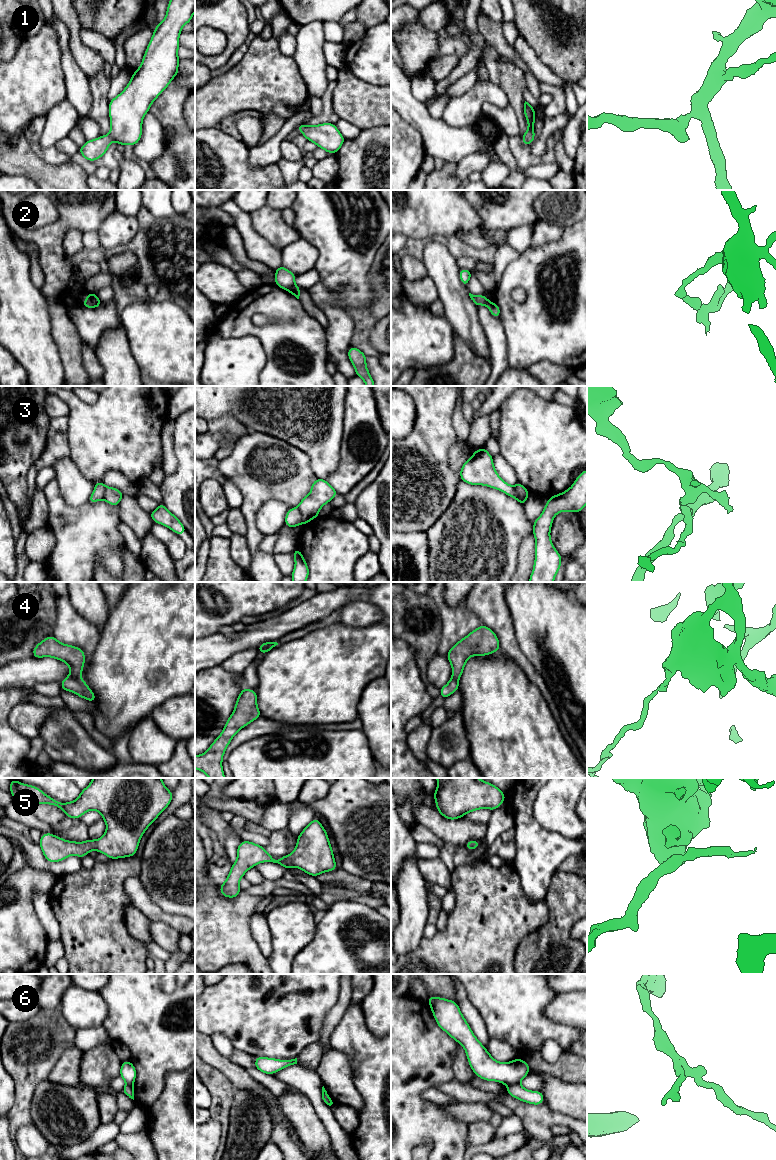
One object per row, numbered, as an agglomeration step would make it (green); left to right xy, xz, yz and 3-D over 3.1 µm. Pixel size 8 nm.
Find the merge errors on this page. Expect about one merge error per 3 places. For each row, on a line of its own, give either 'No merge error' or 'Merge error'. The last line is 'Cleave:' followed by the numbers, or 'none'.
1: No merge error
2: Merge error
3: Merge error
4: Merge error
5: No merge error
6: Merge error
Cleave: 2, 3, 4, 6

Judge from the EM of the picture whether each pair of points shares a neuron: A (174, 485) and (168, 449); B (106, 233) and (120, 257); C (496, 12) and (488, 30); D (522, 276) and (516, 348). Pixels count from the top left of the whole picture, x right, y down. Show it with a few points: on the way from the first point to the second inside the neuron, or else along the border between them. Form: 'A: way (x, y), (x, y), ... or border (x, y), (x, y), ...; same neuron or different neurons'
A: border (173, 450), (177, 468), (165, 475); different neurons
B: border (125, 247), (117, 250); different neurons
C: border (480, 14), (501, 23); different neurons
D: way (532, 294), (532, 330); same neuron

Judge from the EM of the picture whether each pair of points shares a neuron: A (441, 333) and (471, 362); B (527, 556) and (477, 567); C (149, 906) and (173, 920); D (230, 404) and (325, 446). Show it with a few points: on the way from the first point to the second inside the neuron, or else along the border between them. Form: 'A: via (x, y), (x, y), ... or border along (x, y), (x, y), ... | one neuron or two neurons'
A: border along (453, 329), (453, 358), (441, 365) | two neurons
B: border along (527, 536), (519, 545), (518, 563), (515, 571) | two neurons
C: via (155, 912), (167, 918) | one neuron
D: via (254, 404), (286, 407), (301, 422) | one neuron

